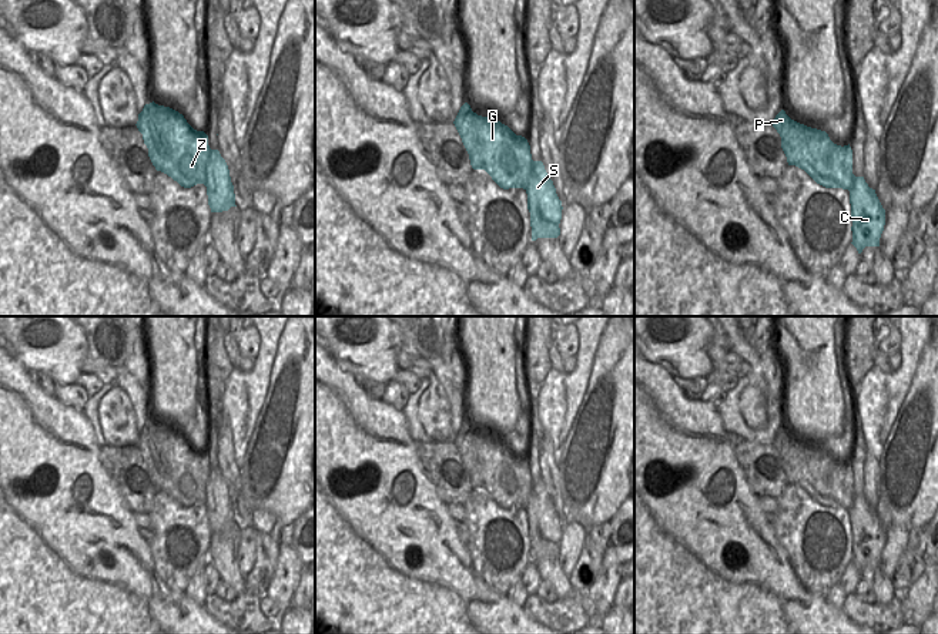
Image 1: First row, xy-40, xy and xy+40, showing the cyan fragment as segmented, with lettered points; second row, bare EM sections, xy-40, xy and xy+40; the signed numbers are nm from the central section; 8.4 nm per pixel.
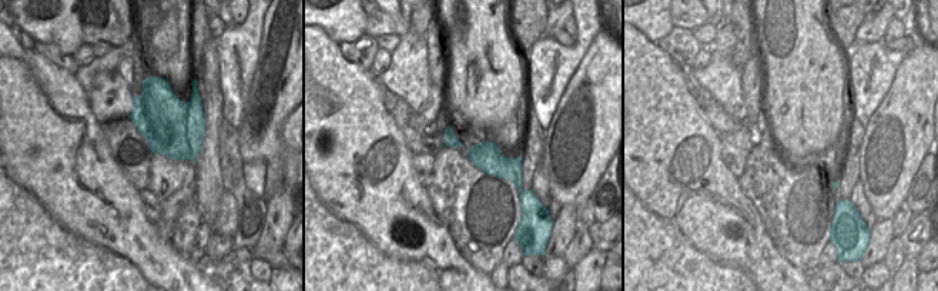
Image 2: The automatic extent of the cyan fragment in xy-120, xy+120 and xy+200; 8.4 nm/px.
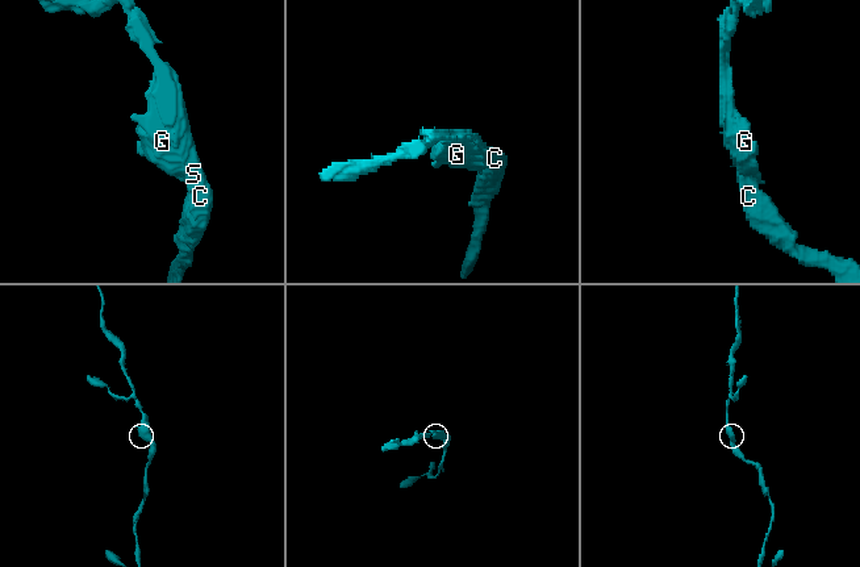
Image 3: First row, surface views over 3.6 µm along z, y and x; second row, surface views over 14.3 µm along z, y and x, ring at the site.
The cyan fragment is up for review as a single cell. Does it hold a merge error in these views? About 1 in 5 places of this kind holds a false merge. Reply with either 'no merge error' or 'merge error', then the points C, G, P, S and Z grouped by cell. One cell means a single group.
no merge error; C G P S Z

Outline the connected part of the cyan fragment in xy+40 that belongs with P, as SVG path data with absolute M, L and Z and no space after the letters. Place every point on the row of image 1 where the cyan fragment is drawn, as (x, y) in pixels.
M781 110L773 127L781 137L781 148L788 165L804 170L817 184L825 188L850 191L852 217L852 245L858 254L865 246L880 246L885 225L885 209L875 189L870 188L864 177L852 174L852 150L834 144L825 131L807 127L791 120Z

